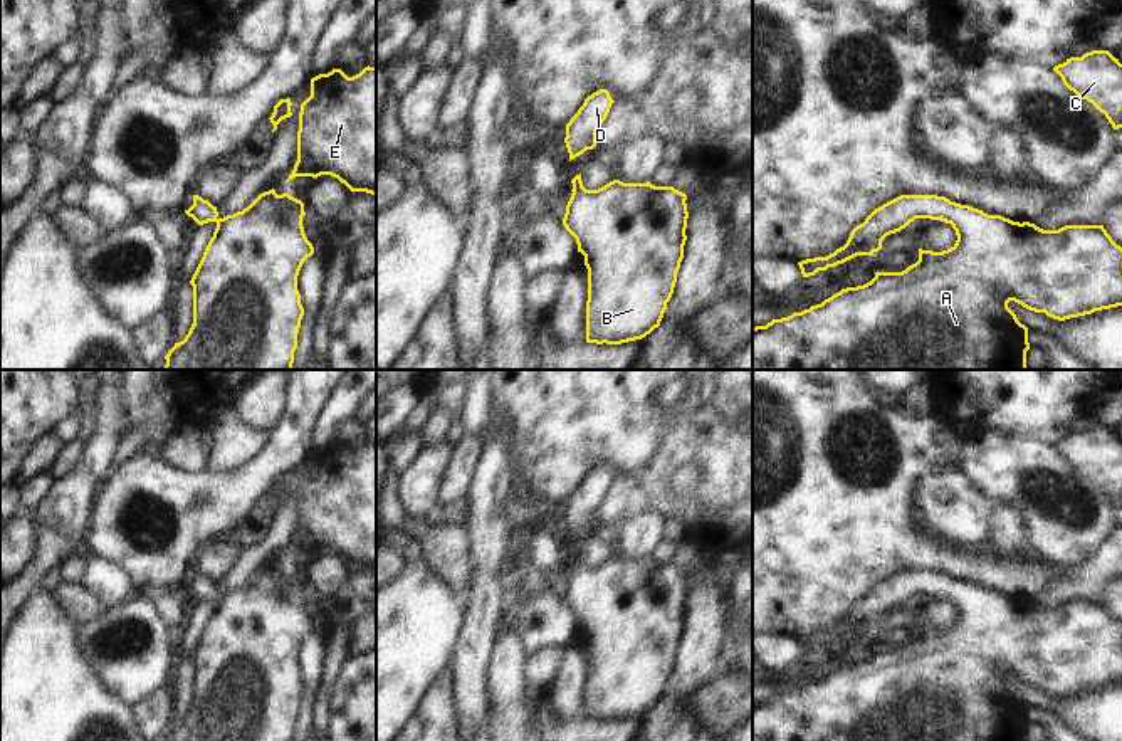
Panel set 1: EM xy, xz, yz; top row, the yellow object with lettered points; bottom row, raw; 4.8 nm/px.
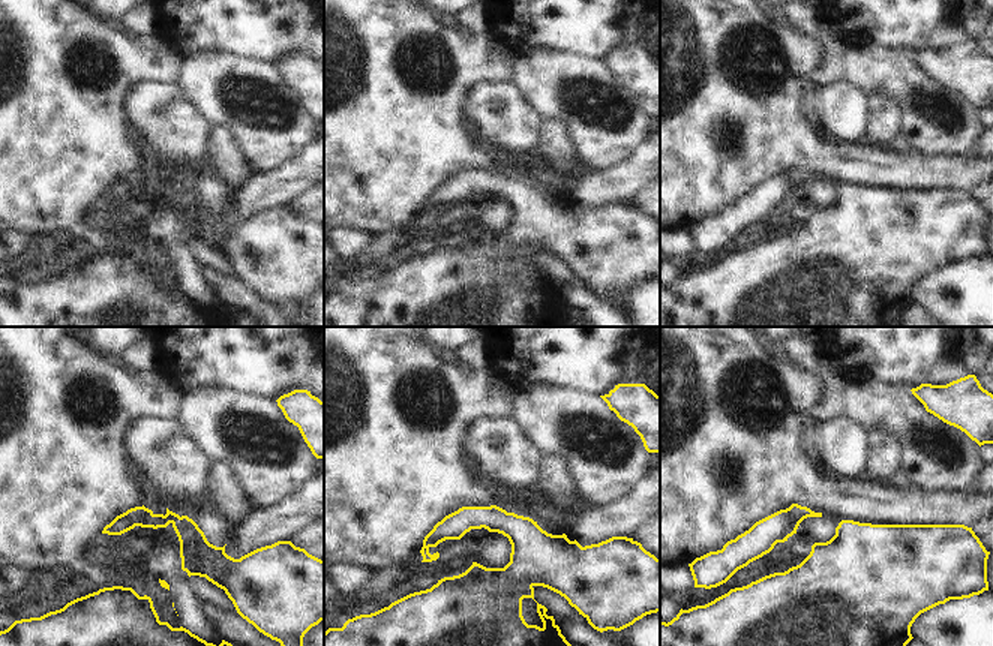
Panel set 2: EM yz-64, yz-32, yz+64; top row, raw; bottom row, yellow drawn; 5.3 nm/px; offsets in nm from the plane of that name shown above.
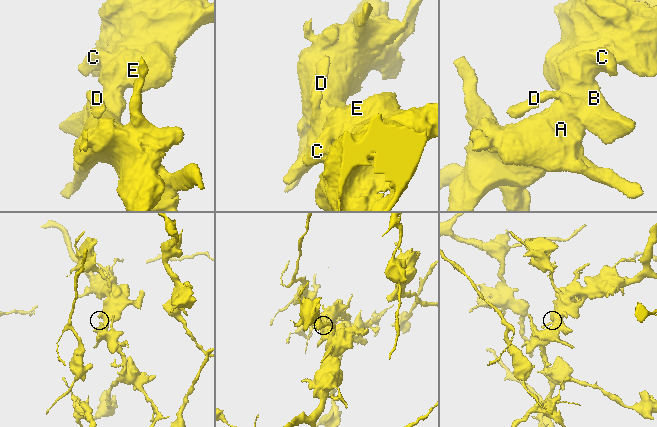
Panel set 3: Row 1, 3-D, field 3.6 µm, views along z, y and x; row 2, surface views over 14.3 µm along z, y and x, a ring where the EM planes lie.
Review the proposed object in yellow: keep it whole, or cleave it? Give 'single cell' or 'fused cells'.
single cell

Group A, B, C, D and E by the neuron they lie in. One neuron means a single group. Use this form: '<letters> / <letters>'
A B C D E

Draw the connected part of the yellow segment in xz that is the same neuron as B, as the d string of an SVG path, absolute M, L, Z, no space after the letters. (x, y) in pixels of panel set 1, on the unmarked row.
M581 549L571 560L573 570L566 581L563 602L576 615L578 628L585 632L588 645L586 719L621 721L642 716L660 702L667 679L674 670L687 617L687 571L674 563L655 563L650 558L623 560L620 556L598 566L586 566Z

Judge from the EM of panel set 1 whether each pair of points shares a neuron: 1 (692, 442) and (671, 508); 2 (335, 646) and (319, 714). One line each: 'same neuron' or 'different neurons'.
1: same neuron
2: same neuron

